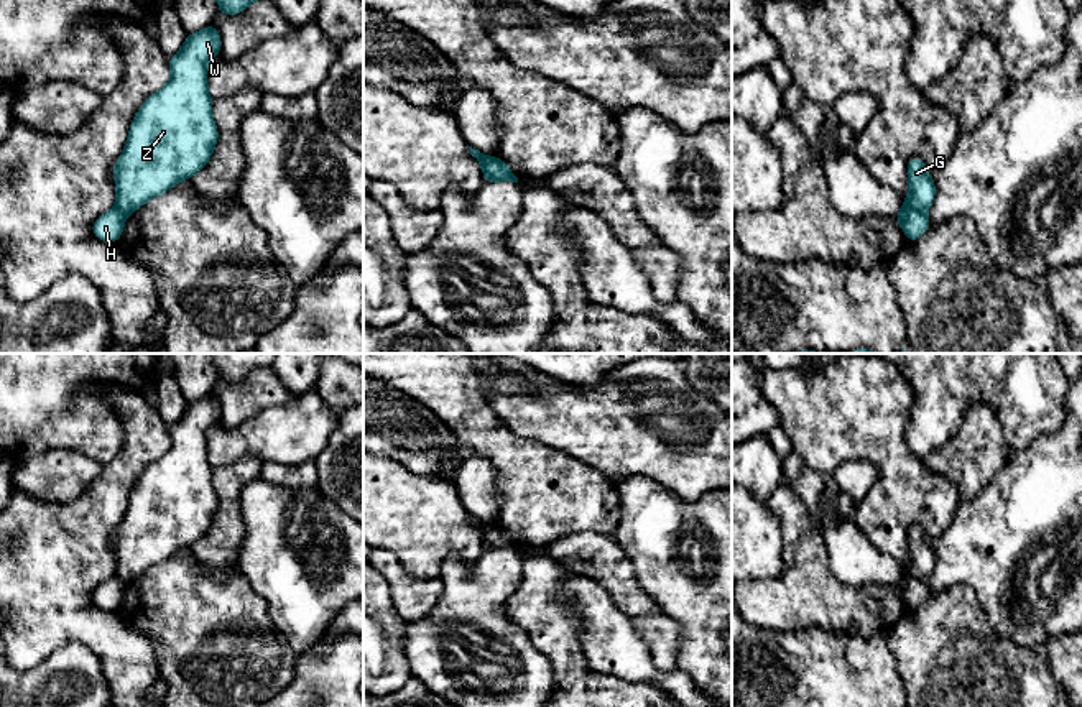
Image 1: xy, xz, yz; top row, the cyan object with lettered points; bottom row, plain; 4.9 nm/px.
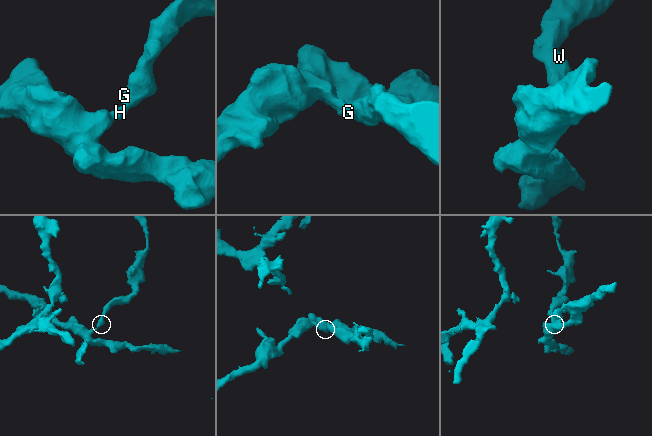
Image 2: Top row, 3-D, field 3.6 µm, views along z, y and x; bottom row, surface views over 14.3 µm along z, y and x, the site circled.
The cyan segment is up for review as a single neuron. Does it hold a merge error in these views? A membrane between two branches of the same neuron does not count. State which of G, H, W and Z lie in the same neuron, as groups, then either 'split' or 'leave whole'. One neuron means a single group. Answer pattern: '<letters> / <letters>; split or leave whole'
G W Z / H; split

